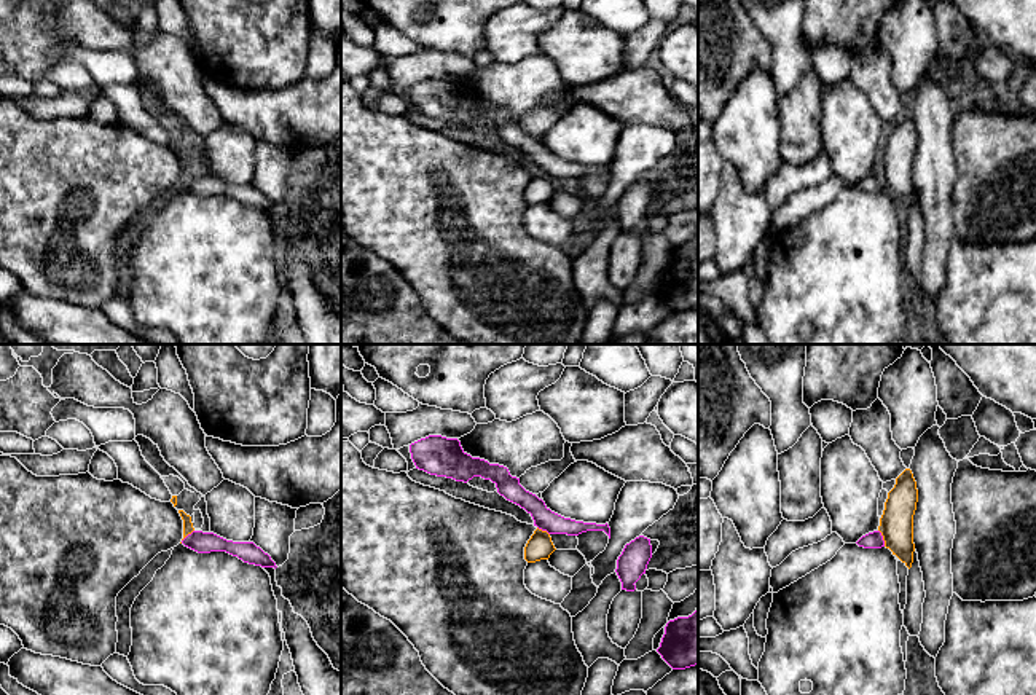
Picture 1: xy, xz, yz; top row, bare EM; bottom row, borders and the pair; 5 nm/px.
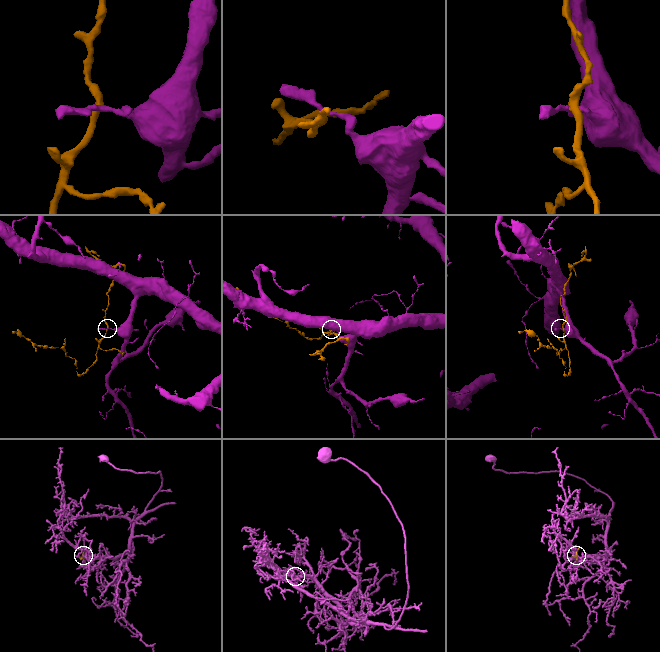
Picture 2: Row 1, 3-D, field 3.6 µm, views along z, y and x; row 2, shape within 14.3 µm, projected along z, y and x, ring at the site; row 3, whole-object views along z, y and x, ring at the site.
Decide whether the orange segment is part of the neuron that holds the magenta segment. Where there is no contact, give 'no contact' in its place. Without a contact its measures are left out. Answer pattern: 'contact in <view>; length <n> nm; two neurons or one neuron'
contact in yz; length 90 nm; two neurons

